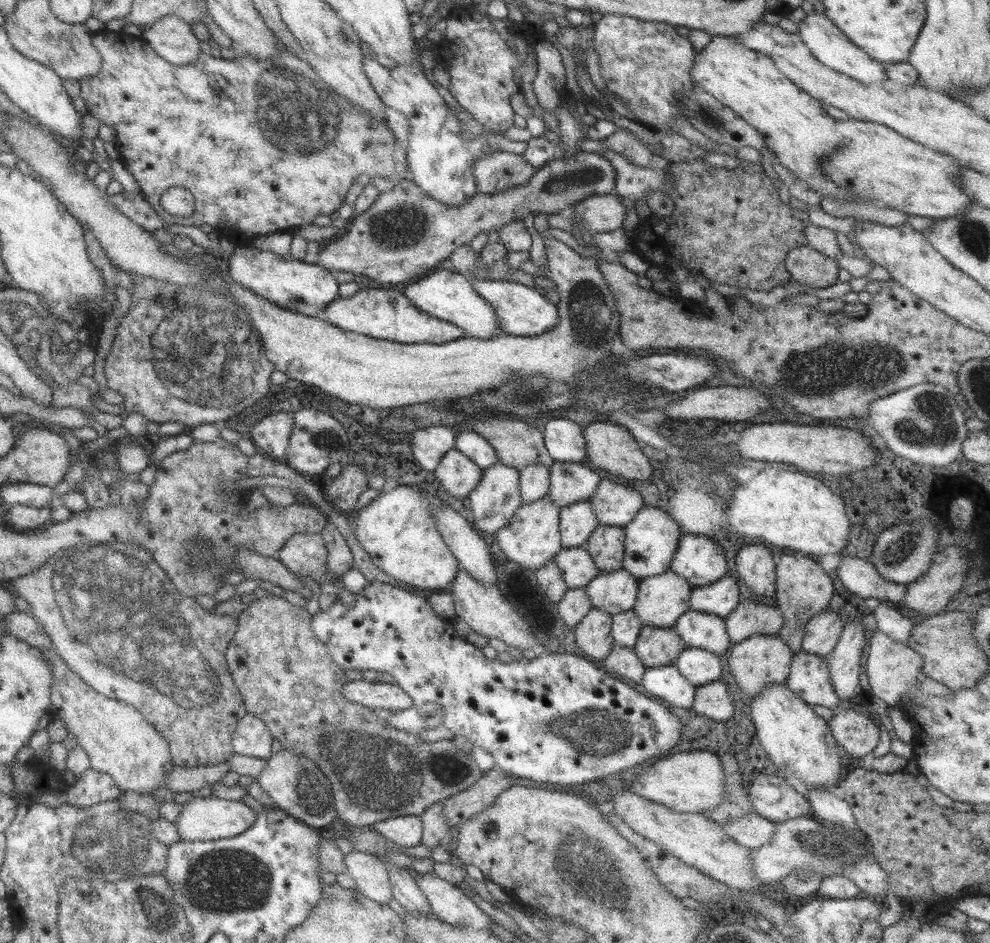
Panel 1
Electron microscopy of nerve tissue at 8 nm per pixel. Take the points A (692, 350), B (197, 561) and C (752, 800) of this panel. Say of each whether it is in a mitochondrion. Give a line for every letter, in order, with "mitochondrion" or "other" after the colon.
A: other
B: mitochondrion
C: other

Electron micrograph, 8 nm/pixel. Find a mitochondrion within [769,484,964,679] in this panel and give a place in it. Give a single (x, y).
(894, 555)

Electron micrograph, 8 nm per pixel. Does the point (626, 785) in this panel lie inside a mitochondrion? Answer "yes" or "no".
no

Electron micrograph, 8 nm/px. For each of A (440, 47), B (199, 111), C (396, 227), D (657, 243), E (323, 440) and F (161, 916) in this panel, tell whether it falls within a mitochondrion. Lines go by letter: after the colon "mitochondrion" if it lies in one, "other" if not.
A: other
B: other
C: mitochondrion
D: other
E: mitochondrion
F: mitochondrion

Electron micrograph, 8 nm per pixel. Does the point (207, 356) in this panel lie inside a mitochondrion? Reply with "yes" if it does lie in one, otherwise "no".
yes

